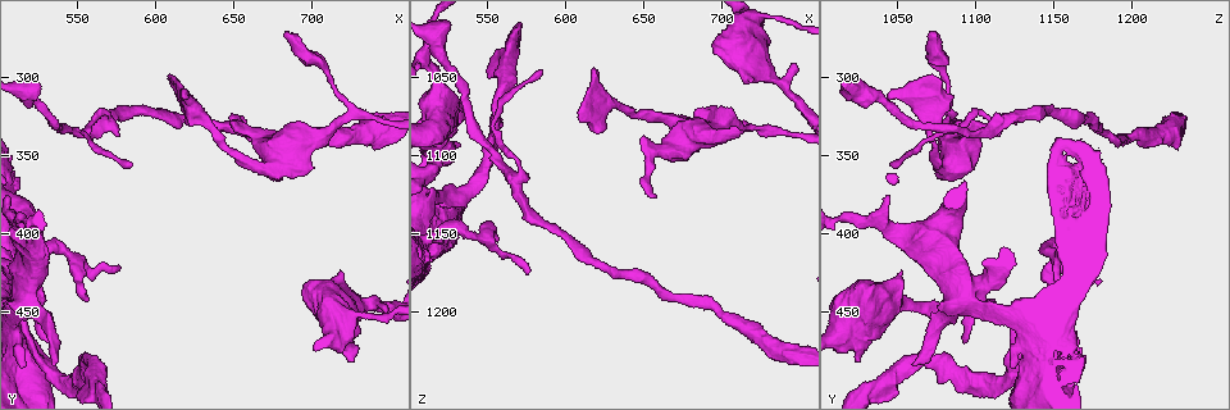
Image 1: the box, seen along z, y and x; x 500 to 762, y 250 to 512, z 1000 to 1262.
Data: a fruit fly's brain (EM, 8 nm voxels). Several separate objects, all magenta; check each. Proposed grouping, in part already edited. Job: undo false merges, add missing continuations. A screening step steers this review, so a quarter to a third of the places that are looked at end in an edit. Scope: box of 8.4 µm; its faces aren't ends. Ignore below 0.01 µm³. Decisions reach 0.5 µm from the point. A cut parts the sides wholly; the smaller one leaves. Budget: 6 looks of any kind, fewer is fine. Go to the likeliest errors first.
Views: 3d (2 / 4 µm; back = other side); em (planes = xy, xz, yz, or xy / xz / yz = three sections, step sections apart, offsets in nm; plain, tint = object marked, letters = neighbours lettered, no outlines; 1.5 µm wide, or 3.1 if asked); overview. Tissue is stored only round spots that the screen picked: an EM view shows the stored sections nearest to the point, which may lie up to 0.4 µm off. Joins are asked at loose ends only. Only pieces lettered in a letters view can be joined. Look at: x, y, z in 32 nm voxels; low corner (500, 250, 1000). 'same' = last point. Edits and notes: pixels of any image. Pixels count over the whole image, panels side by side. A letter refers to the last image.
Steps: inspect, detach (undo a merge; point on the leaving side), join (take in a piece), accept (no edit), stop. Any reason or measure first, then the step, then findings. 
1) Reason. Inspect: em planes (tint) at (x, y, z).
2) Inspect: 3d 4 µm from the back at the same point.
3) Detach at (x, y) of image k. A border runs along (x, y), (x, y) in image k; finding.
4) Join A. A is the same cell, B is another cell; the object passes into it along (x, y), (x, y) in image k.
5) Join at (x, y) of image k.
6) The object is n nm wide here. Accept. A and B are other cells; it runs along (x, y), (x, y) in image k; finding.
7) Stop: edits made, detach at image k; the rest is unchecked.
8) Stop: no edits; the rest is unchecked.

An open end. Inspect: em xy step 4 (tint) at (726, 480, 1024).

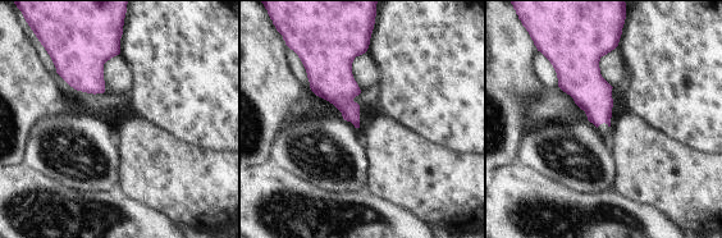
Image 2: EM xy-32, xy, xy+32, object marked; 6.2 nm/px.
Another direction. Inspect: em planes (letters) at the same point.

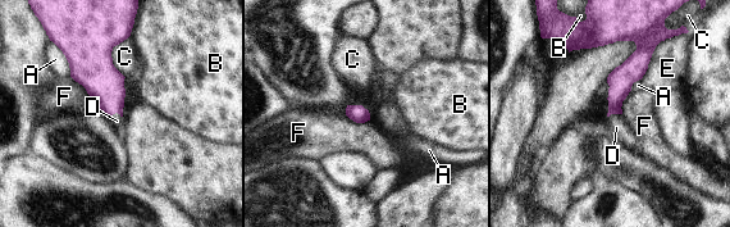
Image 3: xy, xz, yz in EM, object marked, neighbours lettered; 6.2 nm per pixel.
Join D. D is the same cell, A, B, C, E and F are other cells; the object passes into it along (620, 80), (614, 113), (616, 127) in image 3; the cell continues.

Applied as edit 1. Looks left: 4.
Redraw. Inspect: overview.

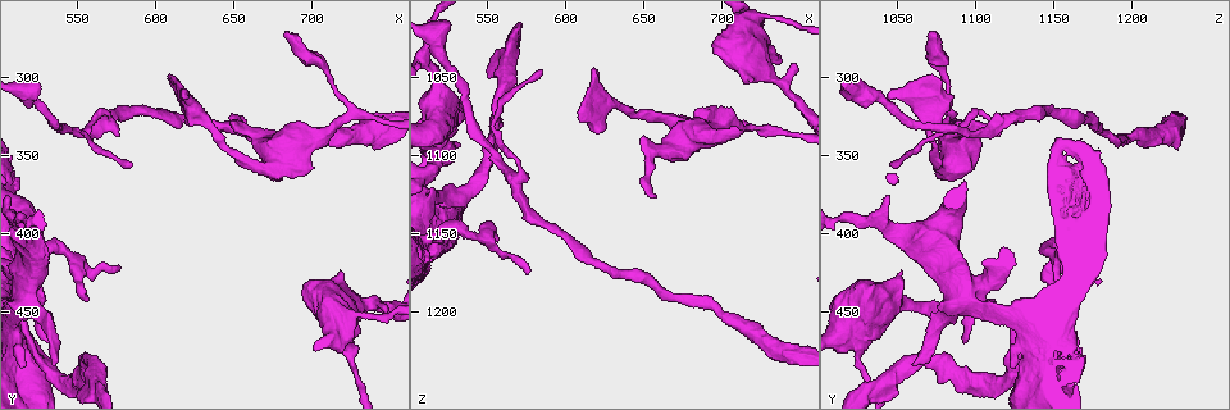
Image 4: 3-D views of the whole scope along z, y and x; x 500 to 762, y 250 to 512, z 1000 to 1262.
An open end. Inspect: em xz step 8 (letters) at (534, 482, 1060).

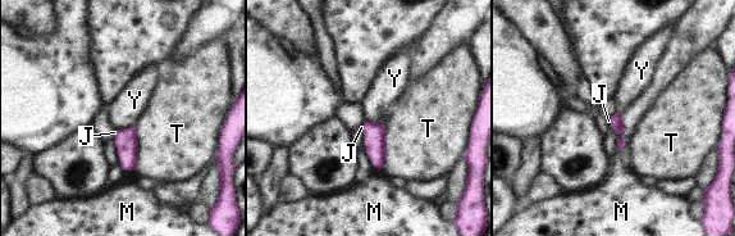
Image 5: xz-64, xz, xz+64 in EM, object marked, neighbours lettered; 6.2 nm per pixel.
Another direction. Inspect: em planes (letters) at the same point.

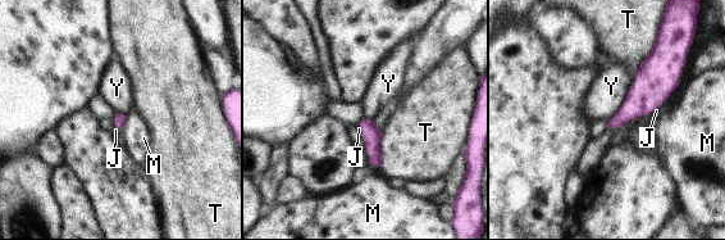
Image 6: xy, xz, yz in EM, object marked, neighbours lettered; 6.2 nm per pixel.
The longest contact is with Y, 340 nm. Join J. J is the same cell, M, T and Y are other cells; the cell continues.

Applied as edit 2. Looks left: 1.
Stop: edits made, join at image 3, join at image 6; the rest is unchecked.

